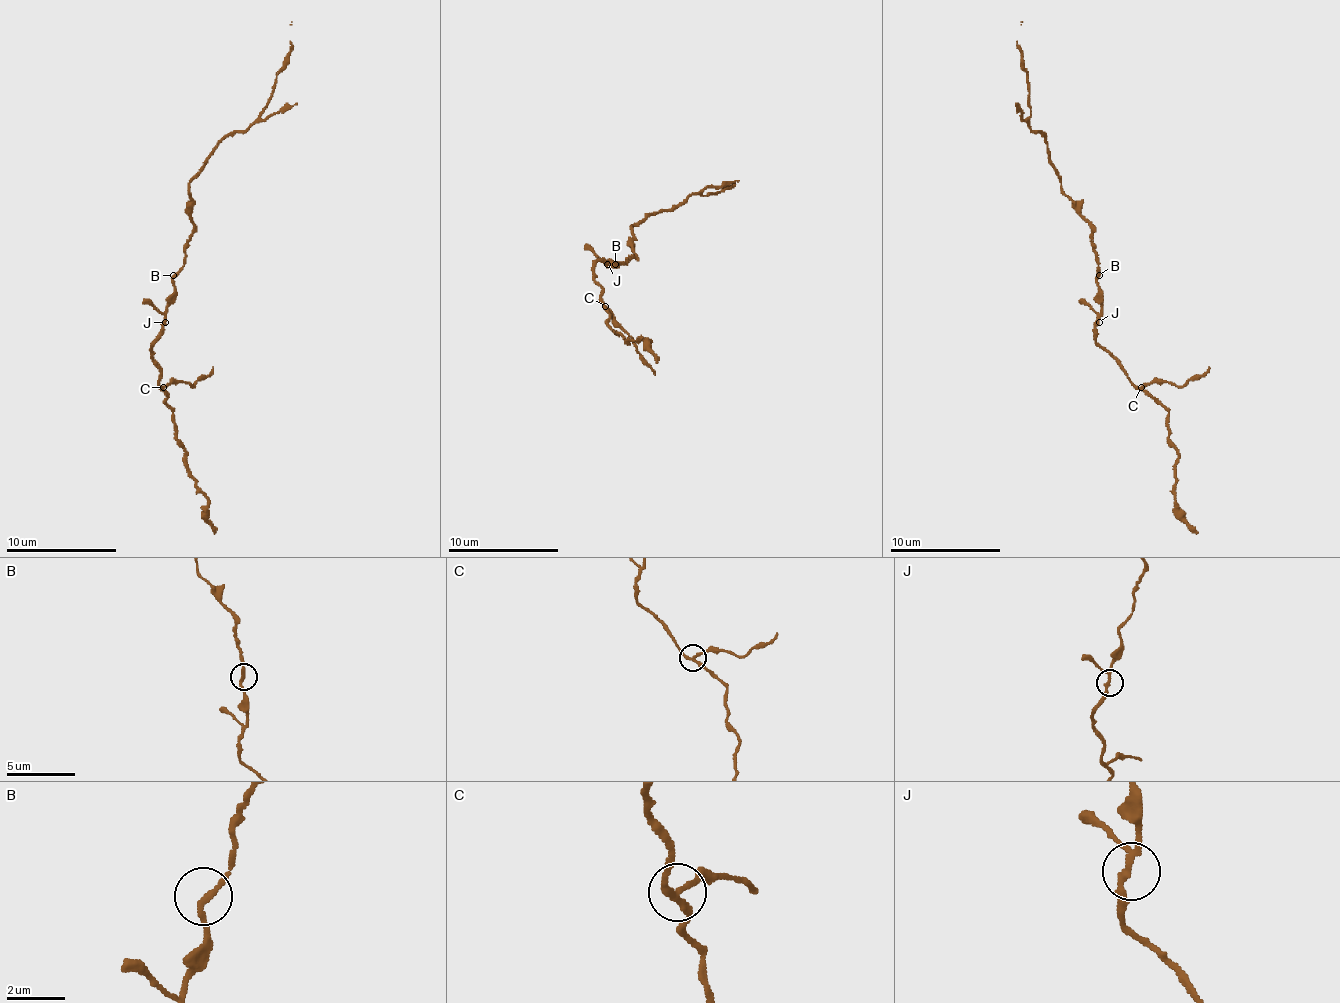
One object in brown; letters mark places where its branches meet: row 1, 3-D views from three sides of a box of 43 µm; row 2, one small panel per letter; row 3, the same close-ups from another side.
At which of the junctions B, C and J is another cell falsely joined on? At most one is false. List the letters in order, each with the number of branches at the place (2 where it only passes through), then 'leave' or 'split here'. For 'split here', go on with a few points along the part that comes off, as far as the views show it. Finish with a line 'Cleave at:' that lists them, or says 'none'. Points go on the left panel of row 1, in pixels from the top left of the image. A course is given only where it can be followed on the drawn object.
B: 2 | leave
C: 3 | split here | (162, 388), (171, 382), (193, 385), (212, 366)
J: 3 | leave
Cleave at: C

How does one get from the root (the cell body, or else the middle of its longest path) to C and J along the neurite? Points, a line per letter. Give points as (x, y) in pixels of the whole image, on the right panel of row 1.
C: (1096, 275), (1101, 305), (1096, 341), (1118, 363), (1124, 374), (1140, 388)
J: (1096, 275), (1101, 305), (1099, 322)

